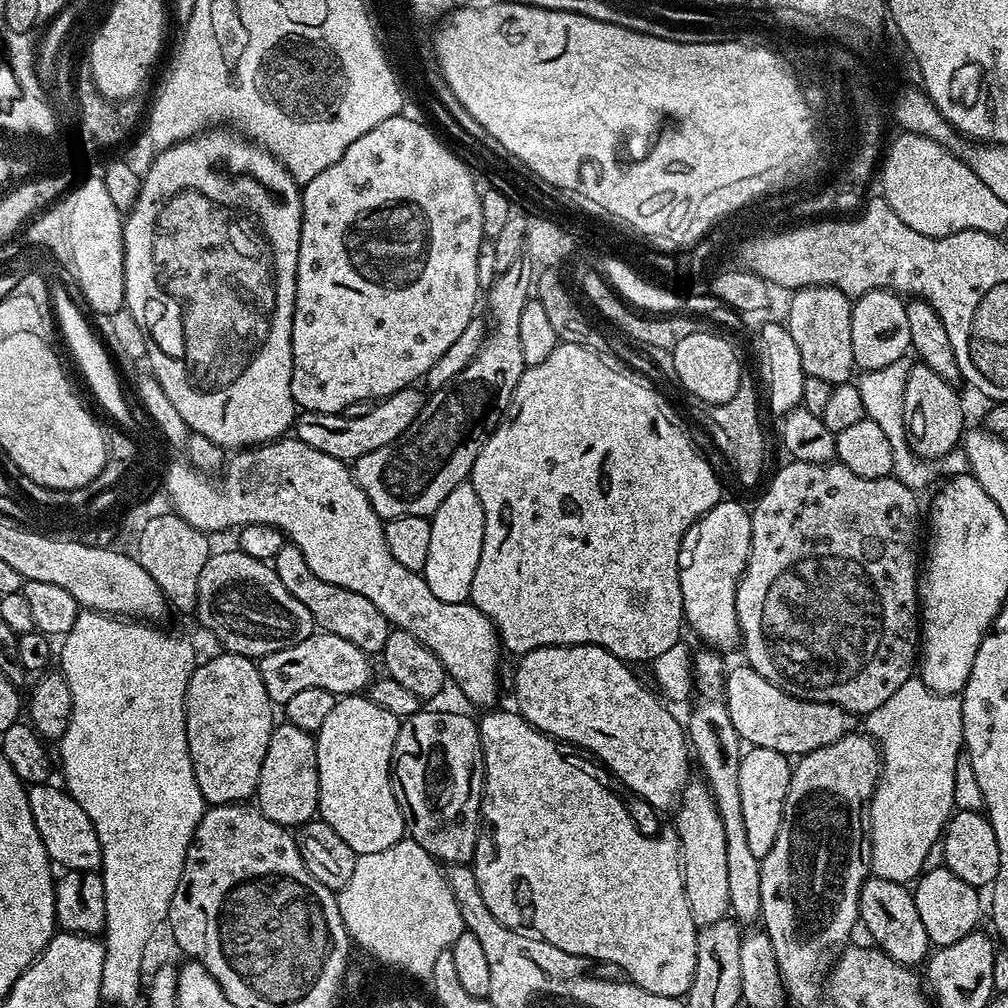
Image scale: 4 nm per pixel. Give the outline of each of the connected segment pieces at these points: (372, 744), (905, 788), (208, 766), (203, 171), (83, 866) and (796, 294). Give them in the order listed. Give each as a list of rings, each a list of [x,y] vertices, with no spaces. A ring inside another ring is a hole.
[[[353,694],[337,699],[334,710],[326,714],[326,722],[314,735],[318,758],[318,790],[320,791],[319,819],[326,823],[354,850],[357,856],[377,854],[394,846],[406,836],[402,810],[392,789],[392,751],[398,738],[400,720],[388,708],[367,700],[367,695]]]
[[[913,678],[902,682],[878,710],[867,713],[862,720],[863,727],[867,735],[876,742],[876,747],[880,750],[880,780],[876,783],[876,789],[872,795],[872,804],[866,809],[866,827],[870,834],[872,843],[872,866],[871,871],[877,876],[886,878],[890,882],[898,882],[905,886],[911,885],[923,873],[922,862],[925,861],[926,854],[930,851],[930,846],[938,842],[944,835],[944,829],[948,826],[948,821],[957,807],[956,804],[956,763],[961,763],[962,749],[964,747],[964,731],[962,730],[962,702],[959,695],[947,696],[946,694],[935,693],[926,686],[920,678]]]
[[[221,651],[219,655],[197,663],[184,695],[184,725],[194,778],[198,778],[198,790],[212,806],[239,804],[255,797],[262,758],[266,758],[274,727],[274,705],[266,686],[262,686],[259,663],[237,652]]]
[[[208,130],[199,136],[193,136],[190,140],[181,140],[179,144],[172,145],[155,153],[156,157],[152,160],[152,165],[148,168],[148,173],[143,173],[140,182],[140,193],[134,202],[134,206],[127,209],[124,221],[124,302],[130,314],[134,314],[134,322],[142,326],[142,334],[146,338],[146,354],[148,355],[147,367],[152,367],[151,375],[159,382],[162,390],[170,398],[170,403],[178,410],[182,421],[188,427],[189,432],[197,432],[203,437],[208,438],[220,448],[225,450],[243,450],[251,448],[257,444],[269,444],[271,440],[281,439],[284,432],[293,427],[294,421],[298,415],[298,409],[292,391],[290,382],[292,381],[292,315],[294,314],[294,298],[296,297],[296,271],[298,270],[298,242],[300,241],[300,230],[302,228],[302,202],[300,201],[301,185],[296,183],[295,178],[283,168],[276,159],[261,148],[259,144],[253,144],[247,138],[241,138],[228,130]]]
[[[52,782],[33,784],[28,788],[28,805],[34,818],[34,826],[38,826],[38,834],[42,838],[42,846],[46,846],[46,854],[53,865],[69,872],[95,872],[102,862],[102,846],[98,842],[98,834],[94,834],[94,822],[86,818],[86,810],[74,802],[74,798],[63,787],[55,788]]]
[[[826,286],[801,288],[793,291],[791,296],[786,323],[790,338],[794,338],[802,357],[805,376],[822,378],[834,386],[849,383],[856,368],[854,345],[850,342],[853,301],[846,294],[842,294],[842,290]]]

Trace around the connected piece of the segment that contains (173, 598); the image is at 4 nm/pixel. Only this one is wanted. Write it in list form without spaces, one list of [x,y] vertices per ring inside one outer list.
[[[169,510],[161,517],[153,518],[147,523],[134,541],[134,558],[158,582],[158,590],[162,590],[165,600],[173,609],[180,612],[195,613],[198,602],[198,578],[202,574],[202,566],[206,566],[210,555],[209,537],[200,532],[190,522]]]

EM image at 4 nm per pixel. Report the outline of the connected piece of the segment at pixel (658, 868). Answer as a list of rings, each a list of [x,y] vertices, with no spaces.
[[[488,710],[479,717],[480,745],[484,755],[484,796],[480,800],[480,831],[476,833],[476,849],[470,861],[470,867],[476,875],[476,885],[482,894],[482,902],[486,902],[490,914],[498,918],[508,928],[517,930],[531,929],[540,939],[558,946],[571,956],[579,956],[585,961],[605,960],[625,972],[631,983],[642,990],[650,990],[650,994],[663,996],[687,997],[690,982],[694,982],[694,966],[696,965],[696,933],[698,925],[690,914],[690,902],[686,902],[684,889],[684,870],[680,854],[680,838],[675,831],[668,830],[661,836],[647,836],[632,821],[628,808],[599,780],[591,776],[580,764],[575,764],[557,741],[545,732],[540,732],[533,724],[524,721],[519,711],[496,712]]]

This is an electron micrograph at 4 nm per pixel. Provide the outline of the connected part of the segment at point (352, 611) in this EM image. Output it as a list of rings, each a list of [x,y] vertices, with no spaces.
[[[286,542],[282,550],[278,550],[274,567],[278,578],[282,578],[282,586],[286,586],[286,590],[290,590],[290,594],[294,594],[294,598],[298,598],[298,602],[302,602],[306,610],[310,610],[313,625],[319,631],[338,634],[338,638],[346,638],[346,642],[354,642],[354,646],[358,646],[358,650],[363,652],[383,653],[390,625],[382,610],[374,606],[374,602],[362,598],[362,594],[354,594],[345,588],[330,586],[330,582],[322,582],[322,578],[315,576],[310,566],[306,566],[306,558],[302,558],[298,546],[294,546],[291,542]]]

